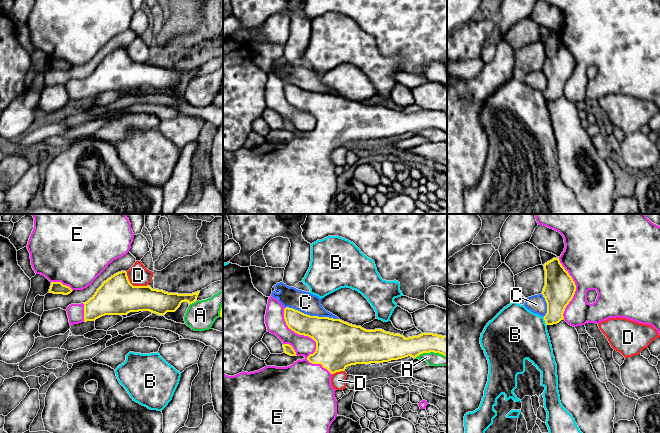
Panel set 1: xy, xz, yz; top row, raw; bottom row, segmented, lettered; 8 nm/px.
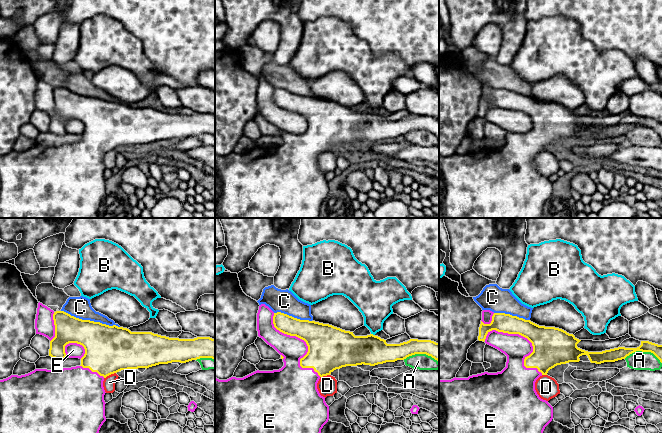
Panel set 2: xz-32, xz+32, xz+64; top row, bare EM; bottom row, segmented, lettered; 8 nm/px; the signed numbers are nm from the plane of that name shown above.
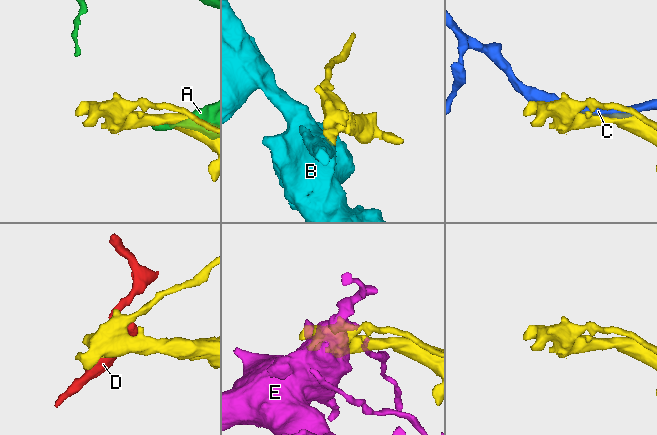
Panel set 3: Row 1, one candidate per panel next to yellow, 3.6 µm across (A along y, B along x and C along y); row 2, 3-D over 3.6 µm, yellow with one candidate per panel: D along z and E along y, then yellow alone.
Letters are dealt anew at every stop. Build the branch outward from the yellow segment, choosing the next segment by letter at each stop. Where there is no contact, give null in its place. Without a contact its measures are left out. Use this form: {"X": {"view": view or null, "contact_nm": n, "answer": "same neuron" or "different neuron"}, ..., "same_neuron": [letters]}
{"A": {"view": "xz", "contact_nm": 260, "answer": "different neuron"}, "B": {"view": "yz", "contact_nm": 80, "answer": "different neuron"}, "C": {"view": "xz", "contact_nm": 440, "answer": "different neuron"}, "D": {"view": "xy", "contact_nm": 220, "answer": "different neuron"}, "E": {"view": "xz", "contact_nm": 650, "answer": "same neuron"}, "same_neuron": ["E"]}

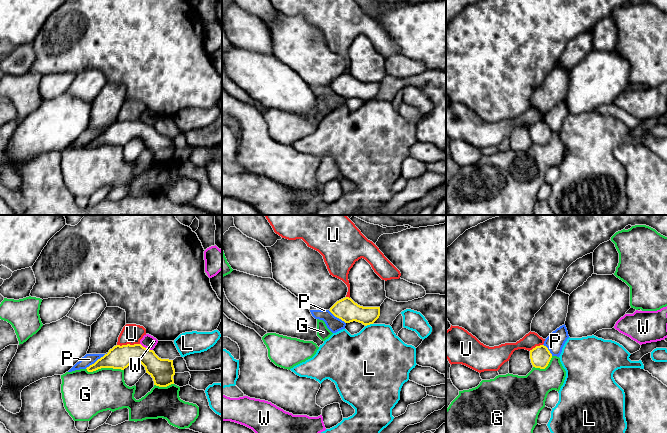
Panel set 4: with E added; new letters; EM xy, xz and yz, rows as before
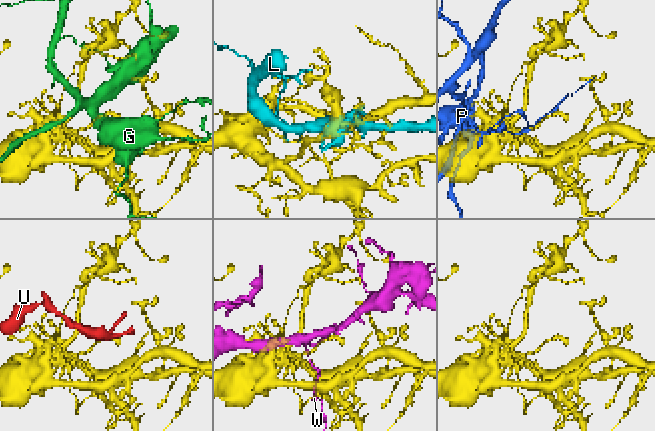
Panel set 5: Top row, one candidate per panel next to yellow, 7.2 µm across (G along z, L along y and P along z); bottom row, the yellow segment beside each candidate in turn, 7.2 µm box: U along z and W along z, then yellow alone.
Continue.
{"G": {"view": "xy", "contact_nm": 300, "answer": "different neuron"}, "L": {"view": "xz", "contact_nm": 70, "answer": "different neuron"}, "P": {"view": "xy", "contact_nm": 220, "answer": "different neuron"}, "U": {"view": "xy", "contact_nm": 180, "answer": "different neuron"}, "W": {"view": "xy", "contact_nm": 120, "answer": "different neuron"}, "same_neuron": []}

